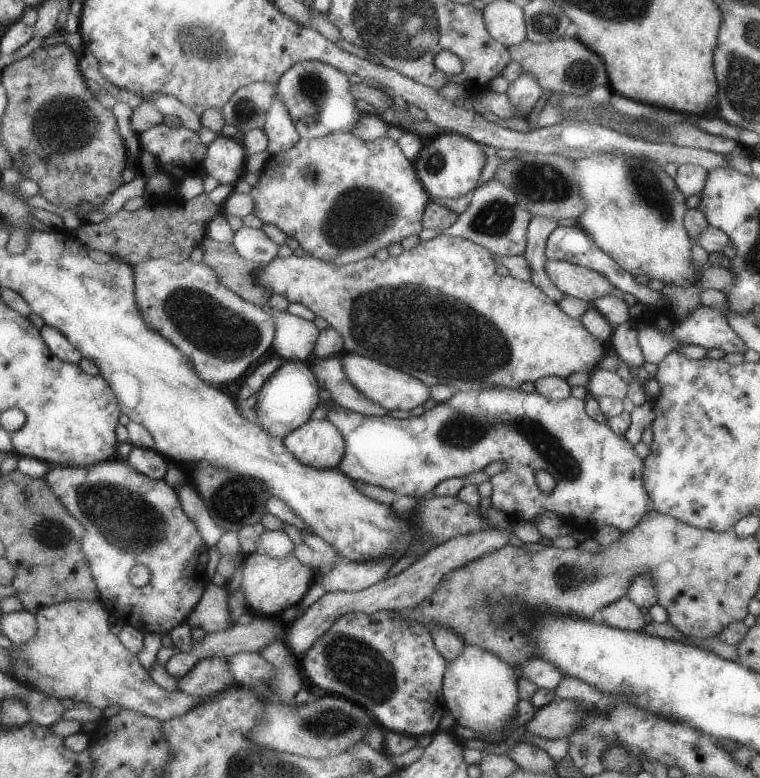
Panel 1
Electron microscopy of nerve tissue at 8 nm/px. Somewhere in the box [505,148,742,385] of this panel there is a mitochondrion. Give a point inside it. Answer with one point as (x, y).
(540, 184)

